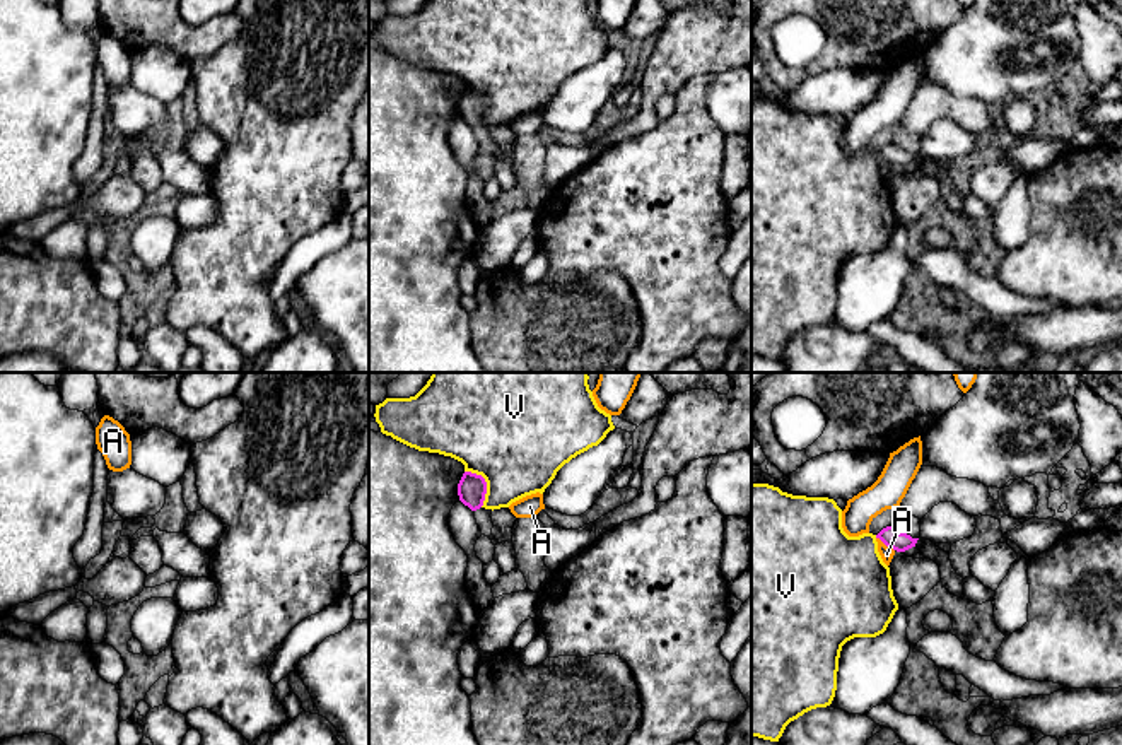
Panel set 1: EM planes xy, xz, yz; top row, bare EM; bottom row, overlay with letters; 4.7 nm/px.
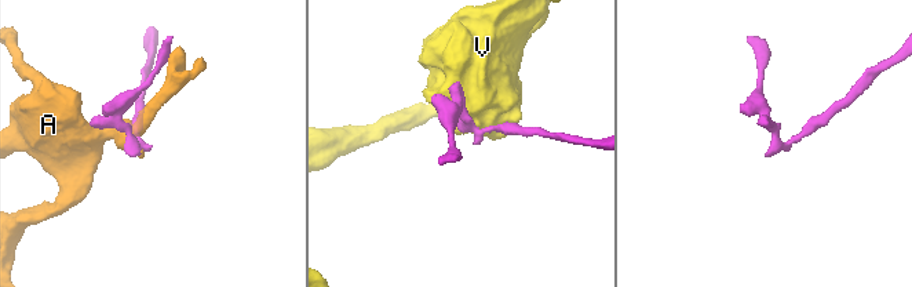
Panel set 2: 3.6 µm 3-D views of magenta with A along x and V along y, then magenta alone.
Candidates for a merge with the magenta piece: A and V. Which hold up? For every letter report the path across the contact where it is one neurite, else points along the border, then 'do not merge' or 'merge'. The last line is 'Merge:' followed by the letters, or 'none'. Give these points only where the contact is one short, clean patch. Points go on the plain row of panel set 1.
A: border along yz (876, 154), (894, 168); do not merge
V: do not merge
Merge: none

